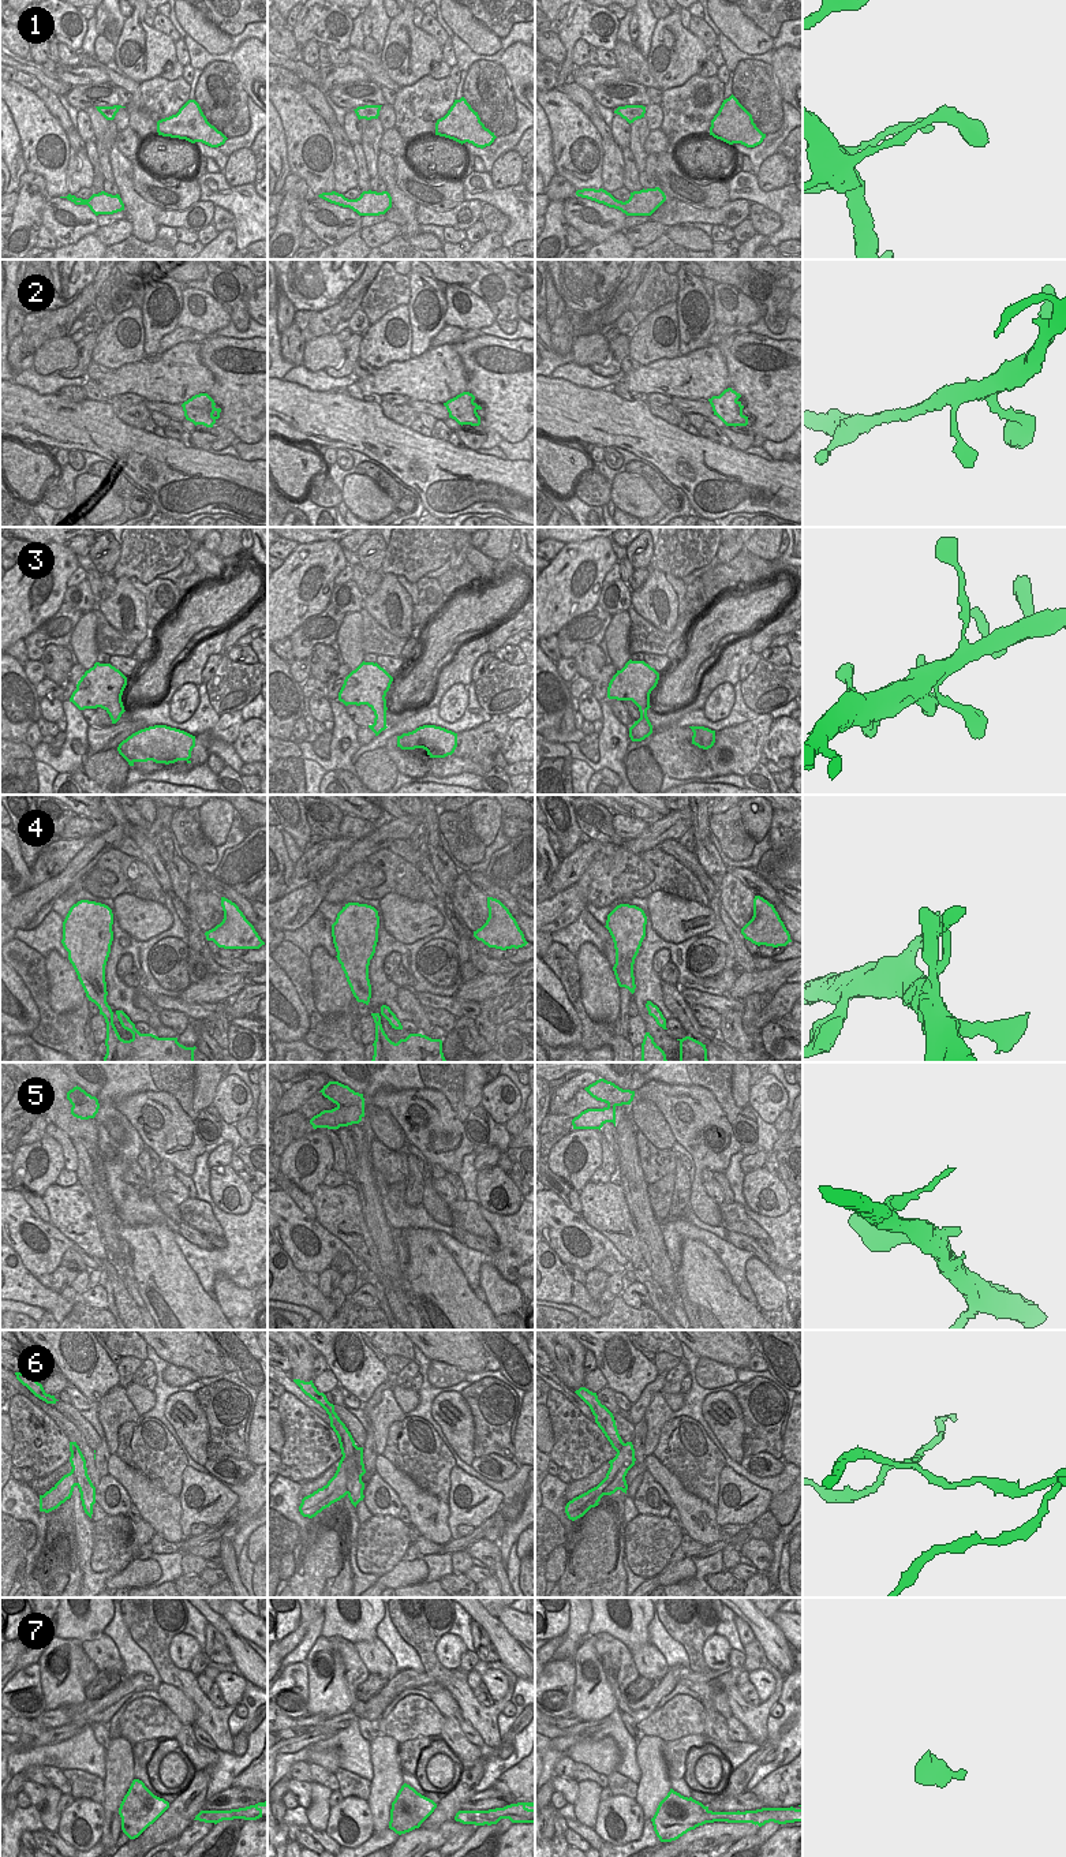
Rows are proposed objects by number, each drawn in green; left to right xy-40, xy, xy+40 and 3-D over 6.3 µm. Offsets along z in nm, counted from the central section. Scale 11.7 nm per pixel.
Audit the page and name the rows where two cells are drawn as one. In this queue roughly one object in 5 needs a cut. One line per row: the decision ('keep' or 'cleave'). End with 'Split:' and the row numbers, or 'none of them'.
1: keep
2: keep
3: keep
4: keep
5: keep
6: cleave
7: cleave
Split: 6, 7

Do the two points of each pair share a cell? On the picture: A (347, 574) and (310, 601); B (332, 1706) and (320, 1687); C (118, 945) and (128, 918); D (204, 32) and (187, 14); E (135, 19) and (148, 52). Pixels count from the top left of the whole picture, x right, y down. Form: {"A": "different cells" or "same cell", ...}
{"A": "different cells", "B": "same cell", "C": "different cells", "D": "same cell", "E": "same cell"}

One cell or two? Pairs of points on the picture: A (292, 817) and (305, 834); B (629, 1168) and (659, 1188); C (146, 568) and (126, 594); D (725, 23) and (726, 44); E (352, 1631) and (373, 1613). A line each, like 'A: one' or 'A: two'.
A: one
B: two
C: two
D: two
E: one

